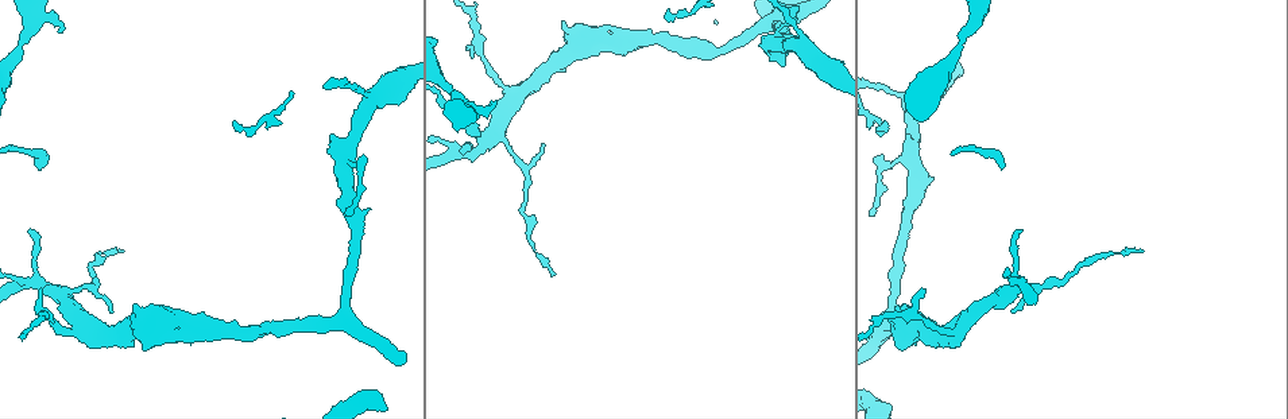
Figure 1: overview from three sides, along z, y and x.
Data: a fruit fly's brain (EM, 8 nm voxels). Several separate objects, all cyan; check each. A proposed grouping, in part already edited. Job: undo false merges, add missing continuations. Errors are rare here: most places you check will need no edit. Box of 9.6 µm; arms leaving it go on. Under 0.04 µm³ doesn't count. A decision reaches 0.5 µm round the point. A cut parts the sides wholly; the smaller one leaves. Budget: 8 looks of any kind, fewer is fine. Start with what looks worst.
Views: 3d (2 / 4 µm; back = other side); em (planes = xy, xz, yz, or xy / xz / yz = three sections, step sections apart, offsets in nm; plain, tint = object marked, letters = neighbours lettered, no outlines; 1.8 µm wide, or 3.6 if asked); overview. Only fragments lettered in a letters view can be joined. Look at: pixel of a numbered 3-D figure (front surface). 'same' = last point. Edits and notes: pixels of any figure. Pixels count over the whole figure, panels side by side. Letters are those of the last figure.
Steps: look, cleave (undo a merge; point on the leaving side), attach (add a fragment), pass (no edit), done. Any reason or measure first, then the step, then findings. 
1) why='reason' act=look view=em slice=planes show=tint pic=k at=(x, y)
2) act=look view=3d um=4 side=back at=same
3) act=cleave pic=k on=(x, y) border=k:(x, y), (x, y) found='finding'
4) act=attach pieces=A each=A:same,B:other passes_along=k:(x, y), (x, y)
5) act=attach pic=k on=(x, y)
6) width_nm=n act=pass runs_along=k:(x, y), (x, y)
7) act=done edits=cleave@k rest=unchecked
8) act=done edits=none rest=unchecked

why='free end' act=look view=3d um=4 pic=1 at=(492, 101)

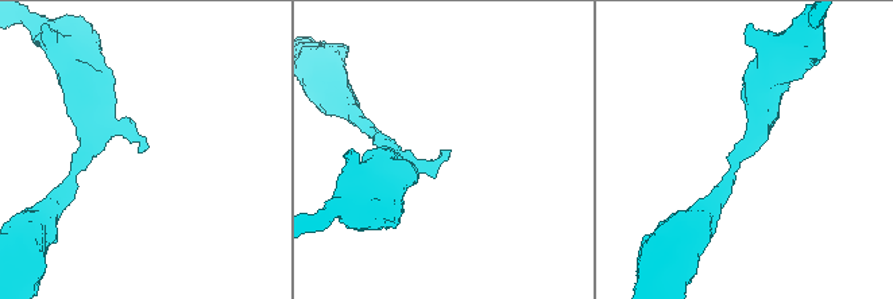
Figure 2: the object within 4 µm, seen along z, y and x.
act=look view=em slice=xy step=4 show=tint pic=2 at=(440, 151)

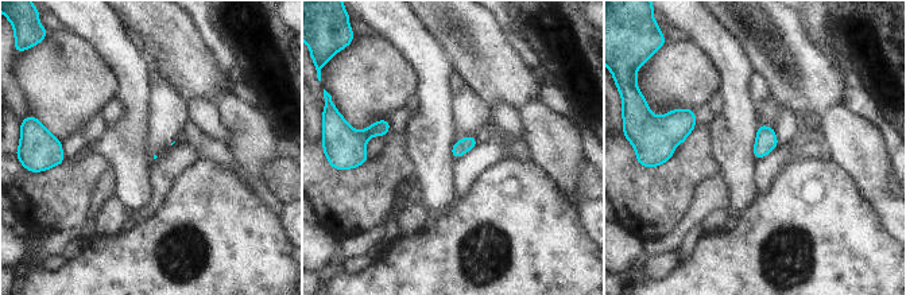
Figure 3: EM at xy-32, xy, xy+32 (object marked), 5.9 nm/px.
why='cut it another way' act=look view=em slice=planes show=letters at=same

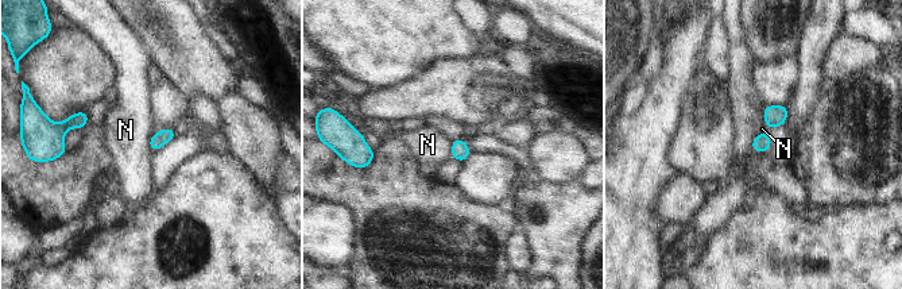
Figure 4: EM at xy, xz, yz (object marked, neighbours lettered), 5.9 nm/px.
act=pass each=N:other found='no lettered fragment goes on from it'

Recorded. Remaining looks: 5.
why='tapers out' act=look view=em slice=planes show=letters pic=1 at=(474, 56)

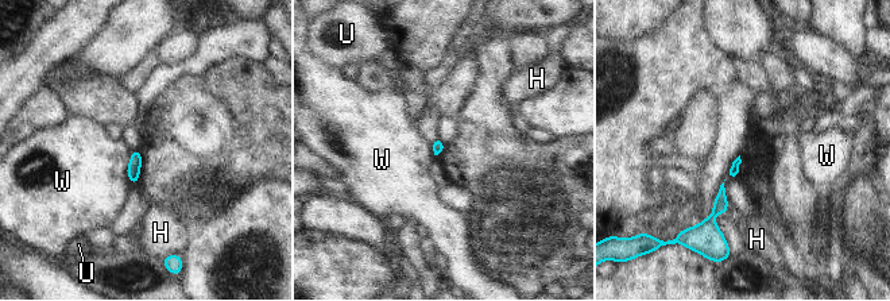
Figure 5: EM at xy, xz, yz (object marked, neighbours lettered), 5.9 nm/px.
longest_contact=W:80nm act=pass each=H:other,U:other,W:other found='none of them fits'

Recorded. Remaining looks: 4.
why='branch stops here' act=look view=3d um=4 pic=1 at=(31, 230)

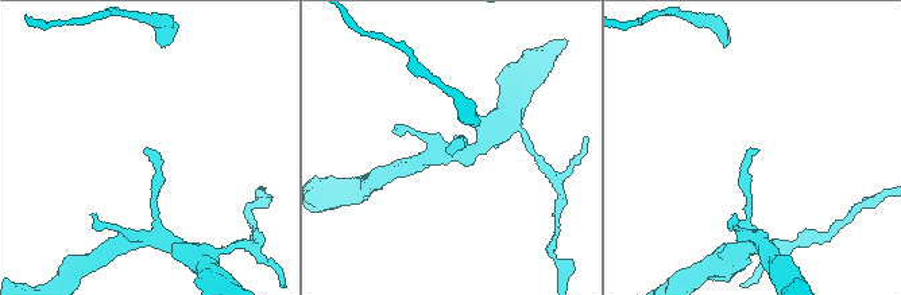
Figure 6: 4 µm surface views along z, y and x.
act=look view=em slice=planes show=plain pic=6 at=(756, 149)

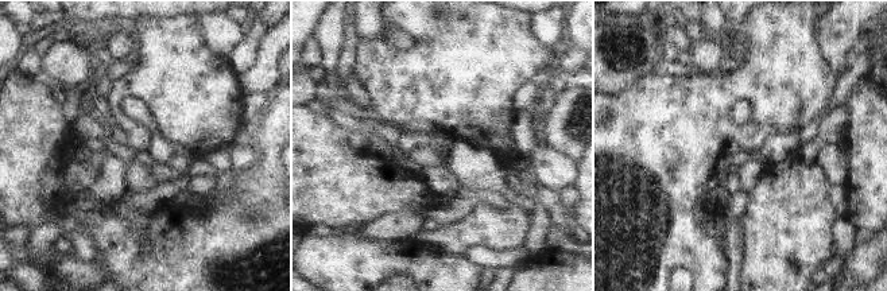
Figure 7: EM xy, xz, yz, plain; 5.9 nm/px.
why='what lies round it' act=look view=em slice=planes show=letters at=same

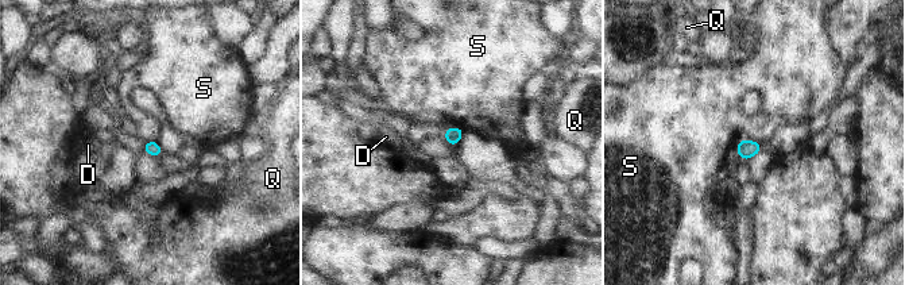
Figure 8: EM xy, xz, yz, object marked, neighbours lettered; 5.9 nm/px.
width_nm=80 act=pass each=D:other,Q:other,S:other found='no lettered fragment goes on from it'

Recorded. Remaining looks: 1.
act=done edits=none rest=unchecked

